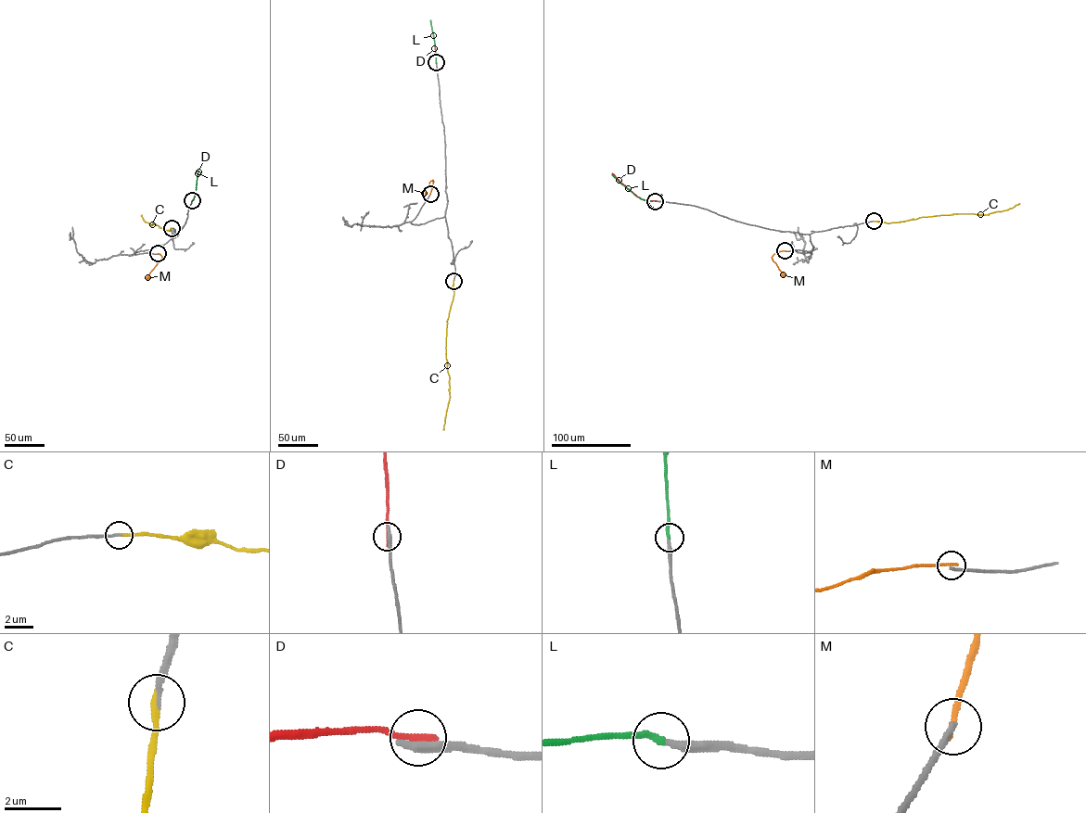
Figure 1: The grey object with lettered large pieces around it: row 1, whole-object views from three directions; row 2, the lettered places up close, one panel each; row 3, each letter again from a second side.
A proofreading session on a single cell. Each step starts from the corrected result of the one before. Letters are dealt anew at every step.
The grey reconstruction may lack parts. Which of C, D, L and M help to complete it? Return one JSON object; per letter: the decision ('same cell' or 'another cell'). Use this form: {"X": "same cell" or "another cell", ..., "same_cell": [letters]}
{"C": "same cell", "D": "another cell", "L": "same cell", "M": "another cell", "same_cell": ["C", "L"]}

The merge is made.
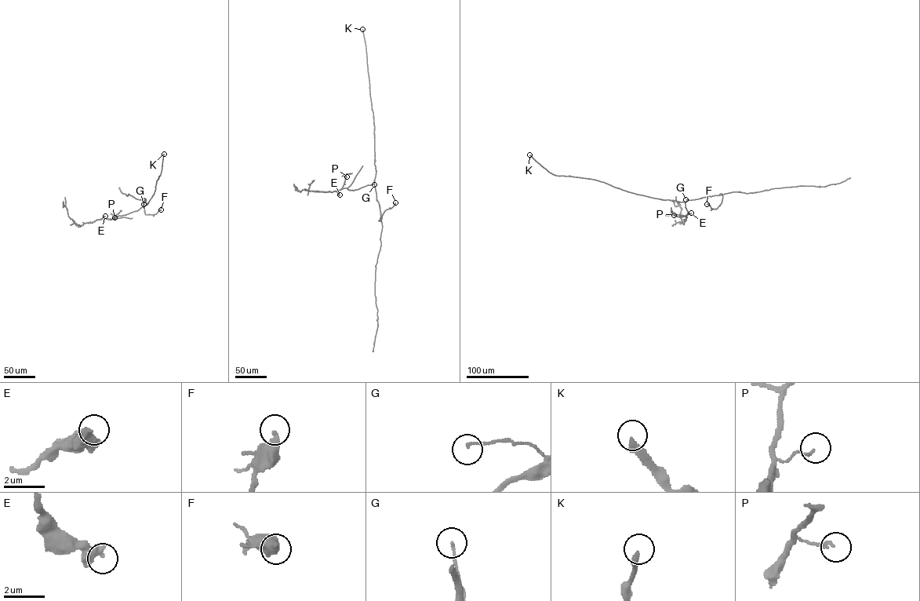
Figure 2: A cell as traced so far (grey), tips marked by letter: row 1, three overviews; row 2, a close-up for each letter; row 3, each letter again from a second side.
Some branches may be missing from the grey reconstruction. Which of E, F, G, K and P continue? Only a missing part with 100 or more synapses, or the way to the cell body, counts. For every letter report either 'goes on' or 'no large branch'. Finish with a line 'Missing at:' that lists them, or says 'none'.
E: no large branch
F: no large branch
G: no large branch
K: goes on
P: no large branch
Missing at: K

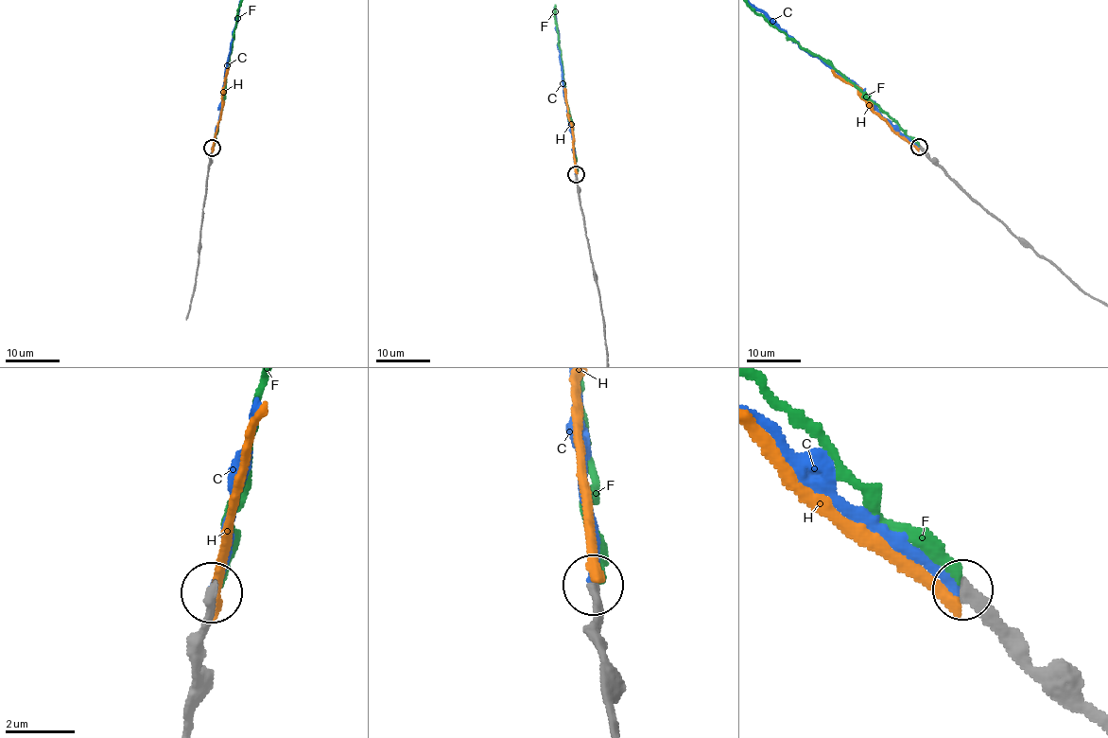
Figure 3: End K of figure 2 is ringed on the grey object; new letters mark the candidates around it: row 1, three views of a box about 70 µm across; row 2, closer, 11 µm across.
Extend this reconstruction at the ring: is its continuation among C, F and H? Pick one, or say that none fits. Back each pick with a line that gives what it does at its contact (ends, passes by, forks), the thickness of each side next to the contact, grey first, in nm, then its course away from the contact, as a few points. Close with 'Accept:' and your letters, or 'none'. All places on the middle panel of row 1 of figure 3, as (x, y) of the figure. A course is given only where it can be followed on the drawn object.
C: it ends there; 340 nm thick on the grey side, 320 nm on the other
Accept: C

